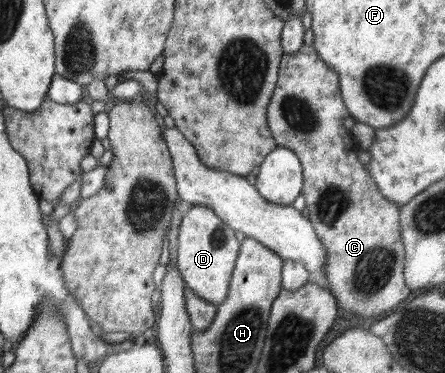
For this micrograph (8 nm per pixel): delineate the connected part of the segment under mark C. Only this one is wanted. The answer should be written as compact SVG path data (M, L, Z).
M302 44L298 52L282 55L276 88L268 104L267 125L277 146L292 149L300 159L303 168L301 194L316 236L326 249L325 276L337 305L360 314L362 318L380 320L380 316L392 312L411 292L403 275L406 254L400 232L400 206L382 196L365 165L358 159L356 154L360 148L351 131L343 125L349 117L341 97L338 73L318 56L314 46Z

